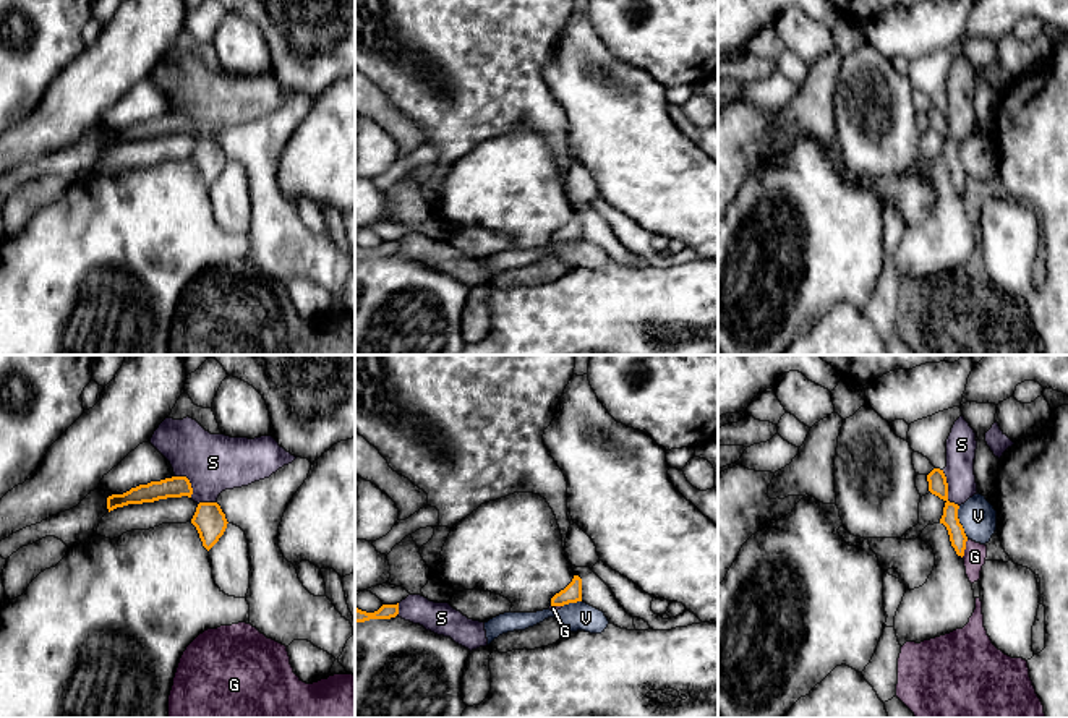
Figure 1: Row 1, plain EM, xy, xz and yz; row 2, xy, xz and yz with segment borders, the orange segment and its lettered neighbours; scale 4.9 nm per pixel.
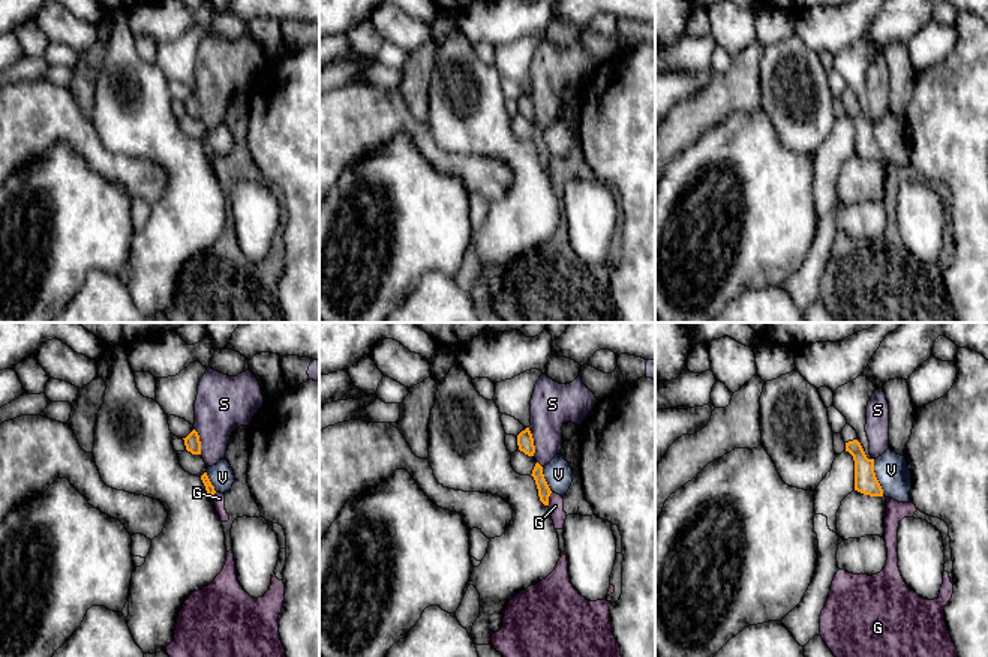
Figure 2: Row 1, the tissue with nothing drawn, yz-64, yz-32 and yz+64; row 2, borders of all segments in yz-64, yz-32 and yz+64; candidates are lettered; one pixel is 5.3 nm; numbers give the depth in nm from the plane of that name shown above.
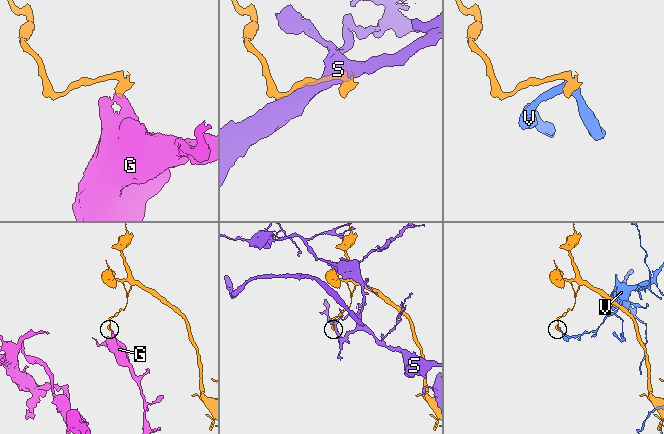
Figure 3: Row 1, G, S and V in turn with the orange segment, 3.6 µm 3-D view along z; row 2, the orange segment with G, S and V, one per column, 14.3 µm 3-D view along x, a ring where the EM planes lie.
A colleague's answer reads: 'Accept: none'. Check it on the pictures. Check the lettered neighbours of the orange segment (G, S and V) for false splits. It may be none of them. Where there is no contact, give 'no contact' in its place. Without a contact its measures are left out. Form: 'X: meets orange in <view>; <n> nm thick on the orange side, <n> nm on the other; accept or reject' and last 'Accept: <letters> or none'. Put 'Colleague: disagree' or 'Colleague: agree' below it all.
G: meets orange in yz; 90 nm thick on the orange side, 110 nm on the other; reject
S: meets orange in yz; 100 nm thick on the orange side, 150 nm on the other; reject
V: meets orange in yz; 100 nm thick on the orange side, 180 nm on the other; reject
Accept: none
Colleague: agree

